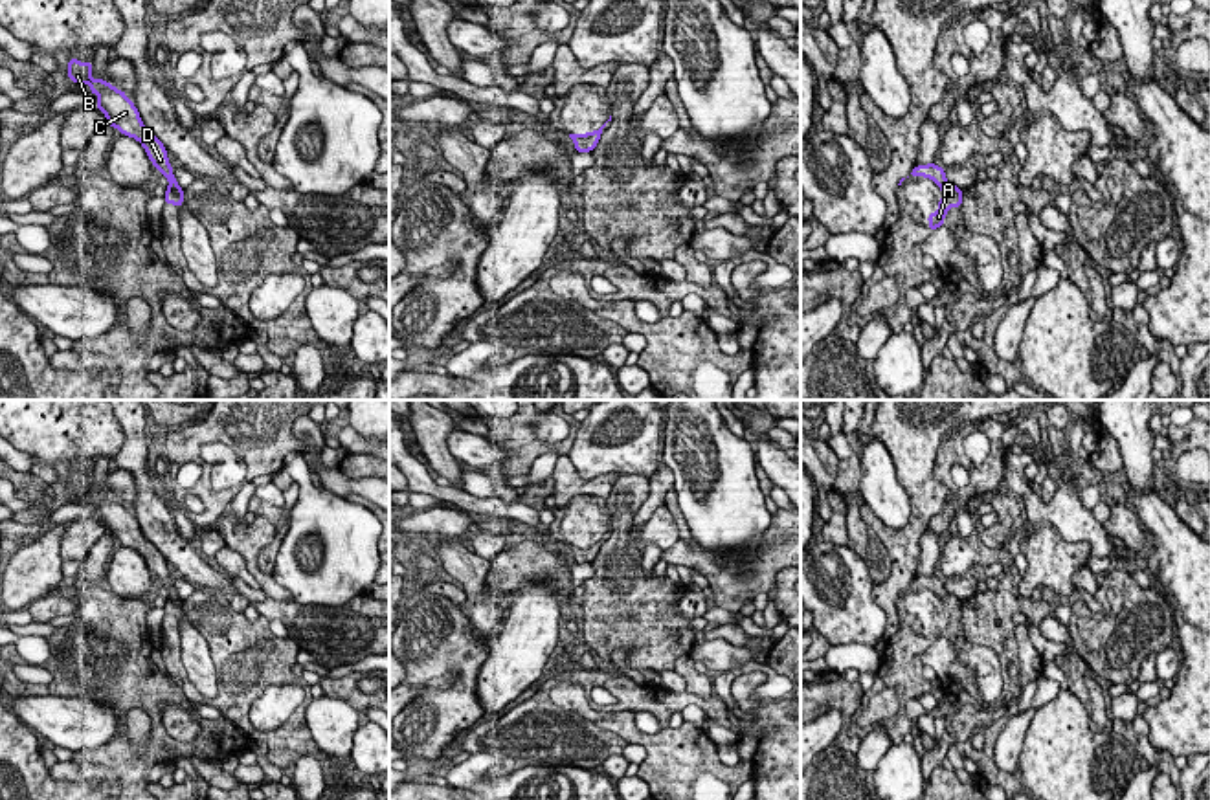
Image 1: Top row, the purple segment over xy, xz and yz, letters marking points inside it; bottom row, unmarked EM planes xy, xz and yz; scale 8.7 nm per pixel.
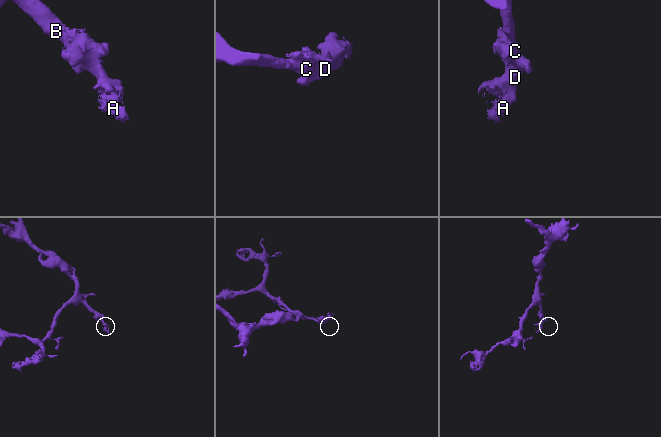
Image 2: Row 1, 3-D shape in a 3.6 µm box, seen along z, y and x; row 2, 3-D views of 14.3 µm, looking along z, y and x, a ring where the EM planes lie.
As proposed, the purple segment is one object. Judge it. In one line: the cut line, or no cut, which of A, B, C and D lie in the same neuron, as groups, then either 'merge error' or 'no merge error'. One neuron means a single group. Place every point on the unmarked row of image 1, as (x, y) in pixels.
no cut | A B C D | no merge error

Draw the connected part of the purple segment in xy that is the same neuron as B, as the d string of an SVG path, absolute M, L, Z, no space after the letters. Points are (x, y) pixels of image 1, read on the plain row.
M68 470L68 490L77 495L90 495L90 505L97 505L95 517L105 523L106 536L118 539L123 547L130 547L140 552L151 571L151 574L169 591L169 598L163 606L165 615L184 617L184 600L178 596L173 578L167 569L163 554L143 536L136 516L105 490L92 490L94 473L83 475L77 470Z

